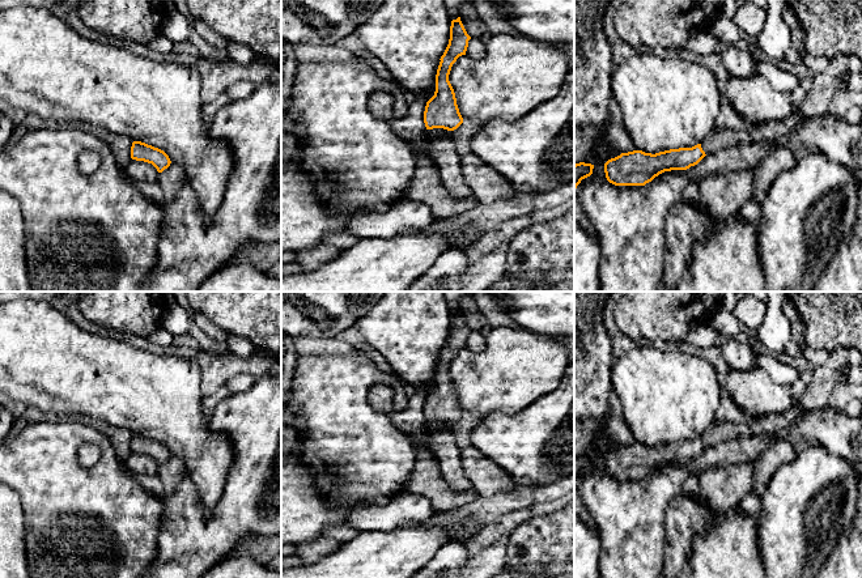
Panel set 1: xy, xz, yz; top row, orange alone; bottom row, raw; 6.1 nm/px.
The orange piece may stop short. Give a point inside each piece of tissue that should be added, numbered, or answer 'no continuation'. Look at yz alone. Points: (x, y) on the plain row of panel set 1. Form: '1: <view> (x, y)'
1: yz (718, 432)

